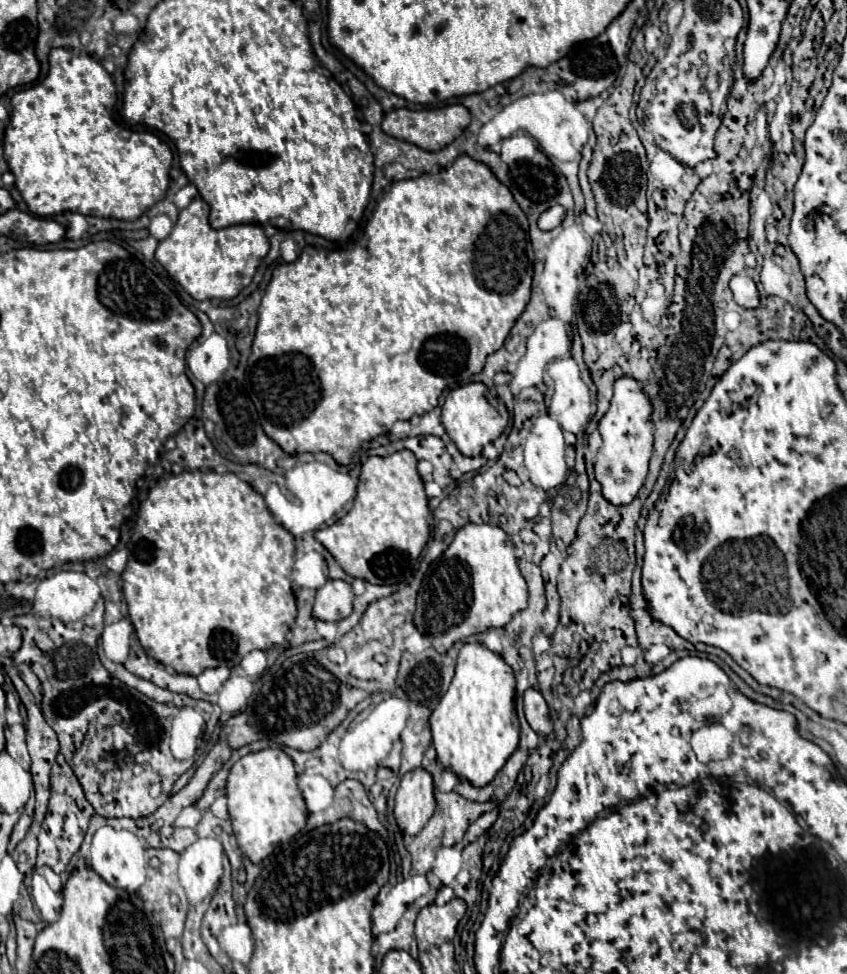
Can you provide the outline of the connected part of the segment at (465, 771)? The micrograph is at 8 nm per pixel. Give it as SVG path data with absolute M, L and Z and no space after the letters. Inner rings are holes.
M479 642L463 644L453 682L429 720L439 762L475 786L491 782L519 744L519 724L515 720L513 700L515 676L505 660Z

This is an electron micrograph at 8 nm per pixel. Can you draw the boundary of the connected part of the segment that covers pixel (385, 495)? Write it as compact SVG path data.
M399 450L385 458L371 456L361 466L353 508L347 512L345 518L337 520L333 526L317 530L315 538L335 556L339 566L349 576L363 578L371 584L399 584L407 578L423 546L429 540L429 522L431 522L431 512L429 512L427 496L423 490L423 480L417 472L417 458L411 450Z

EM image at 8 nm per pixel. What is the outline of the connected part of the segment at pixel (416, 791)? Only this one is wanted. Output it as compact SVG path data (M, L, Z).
M415 768L401 778L395 796L395 818L405 834L419 834L435 812L433 774L425 768Z

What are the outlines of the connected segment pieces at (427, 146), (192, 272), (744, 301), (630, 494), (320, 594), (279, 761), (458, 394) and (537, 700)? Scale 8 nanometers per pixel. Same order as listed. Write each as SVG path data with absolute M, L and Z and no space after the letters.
M451 104L443 108L423 108L423 110L409 110L409 108L397 108L385 114L383 118L383 132L391 134L393 138L403 138L423 150L435 152L451 144L471 122L471 114L461 104Z
M193 198L191 204L187 208L183 208L179 212L179 220L173 228L173 232L159 242L155 258L163 264L163 268L195 298L195 300L211 300L211 298L221 298L221 300L229 300L235 298L245 286L251 284L255 270L259 266L259 262L267 256L269 252L269 240L263 232L263 228L259 224L237 224L237 226L229 226L229 228L221 228L215 230L209 224L209 204L203 198Z
M737 274L731 278L729 286L731 286L733 298L739 306L743 306L743 308L757 308L759 306L759 292L757 292L753 278L749 278L747 274Z
M621 376L615 382L611 408L599 422L603 444L595 458L595 478L601 484L601 494L613 506L631 504L647 478L647 468L653 452L653 406L639 380Z
M327 580L327 584L317 590L313 614L315 618L327 622L343 620L353 610L353 598L355 594L351 590L351 584L345 580Z
M265 748L239 758L229 770L225 794L229 798L233 834L251 862L261 862L305 826L307 806L299 790L299 774L291 756L281 748Z
M471 382L465 386L453 388L447 394L445 404L441 408L441 422L445 426L445 432L455 442L455 446L459 446L459 452L467 454L467 456L475 456L475 454L481 454L485 444L493 442L495 438L501 436L501 432L505 430L505 426L509 422L509 412L499 398L491 396L491 392L487 390L485 384Z
M527 690L523 700L525 700L525 718L529 726L537 732L537 736L543 740L547 734L553 732L553 722L549 718L547 702L539 690Z

